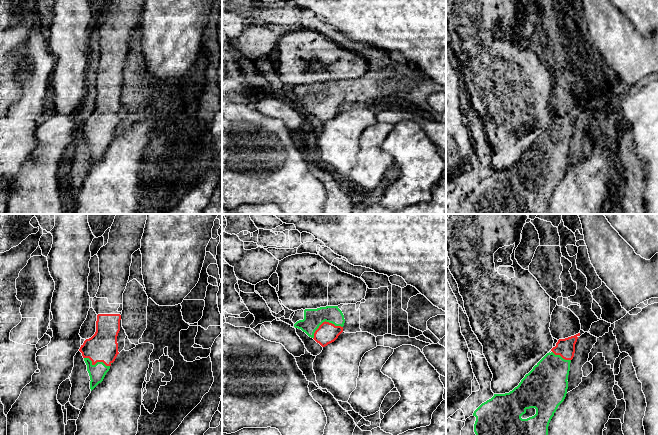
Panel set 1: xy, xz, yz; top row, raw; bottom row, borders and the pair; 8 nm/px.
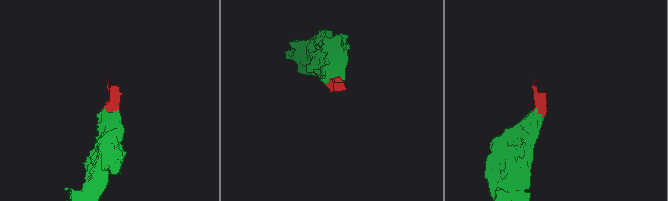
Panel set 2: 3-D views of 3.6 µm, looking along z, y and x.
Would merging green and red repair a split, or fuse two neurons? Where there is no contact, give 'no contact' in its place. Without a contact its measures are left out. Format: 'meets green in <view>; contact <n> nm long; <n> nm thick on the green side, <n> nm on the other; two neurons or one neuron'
meets green in xz; contact 260 nm long; 160 nm thick on the green side, 160 nm on the other; one neuron

